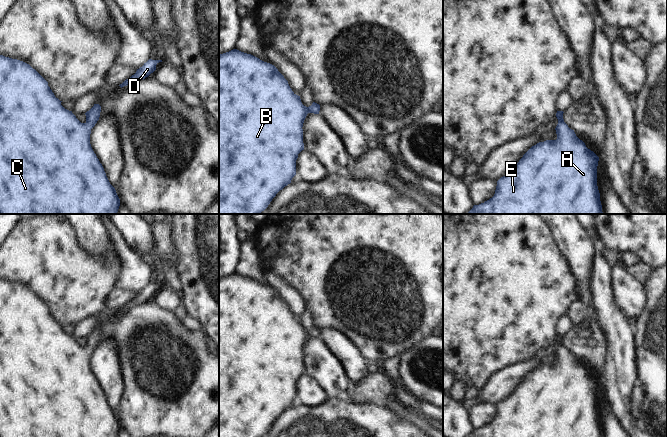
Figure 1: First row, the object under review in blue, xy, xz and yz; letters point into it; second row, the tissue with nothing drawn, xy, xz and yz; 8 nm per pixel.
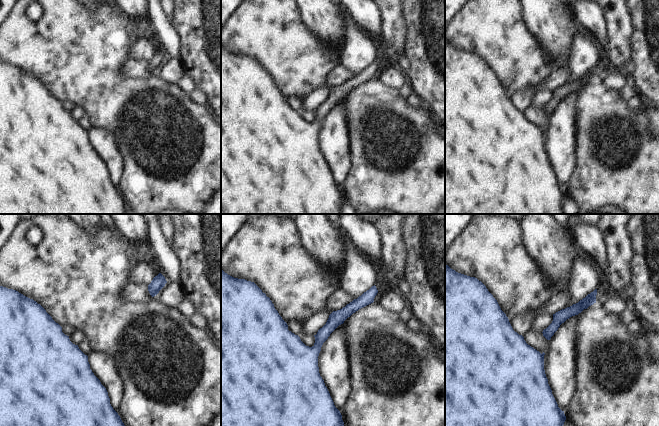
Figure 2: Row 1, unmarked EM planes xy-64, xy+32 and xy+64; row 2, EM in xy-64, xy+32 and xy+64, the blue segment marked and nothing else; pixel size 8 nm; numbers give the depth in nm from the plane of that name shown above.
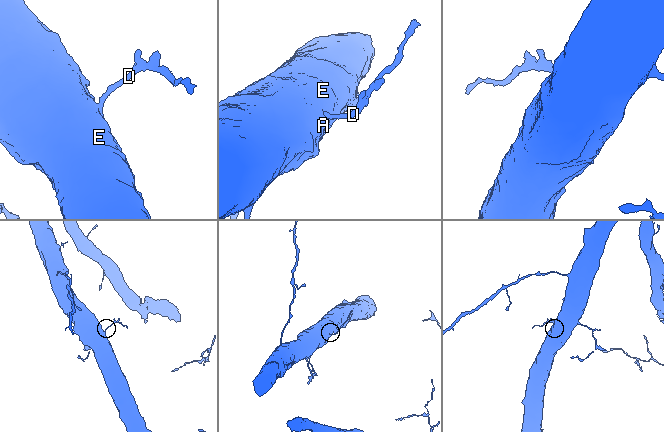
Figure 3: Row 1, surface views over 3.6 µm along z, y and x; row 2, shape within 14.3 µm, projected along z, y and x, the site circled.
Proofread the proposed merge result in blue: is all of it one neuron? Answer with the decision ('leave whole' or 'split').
leave whole

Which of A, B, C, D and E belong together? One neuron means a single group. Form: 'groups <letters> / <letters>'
groups A B C D E

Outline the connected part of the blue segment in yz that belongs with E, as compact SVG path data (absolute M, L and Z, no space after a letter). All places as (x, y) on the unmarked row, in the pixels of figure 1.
M557 335L557 363L532 370L511 395L497 405L492 422L468 437L603 437L597 410L599 381L580 364Z

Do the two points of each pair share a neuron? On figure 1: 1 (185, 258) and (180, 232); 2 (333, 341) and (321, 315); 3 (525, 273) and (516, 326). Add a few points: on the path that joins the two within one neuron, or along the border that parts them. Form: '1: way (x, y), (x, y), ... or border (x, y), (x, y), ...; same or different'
1: way (185, 252), (185, 238); same
2: border (320, 328), (338, 329), (347, 338); different
3: way (516, 286), (516, 313); same

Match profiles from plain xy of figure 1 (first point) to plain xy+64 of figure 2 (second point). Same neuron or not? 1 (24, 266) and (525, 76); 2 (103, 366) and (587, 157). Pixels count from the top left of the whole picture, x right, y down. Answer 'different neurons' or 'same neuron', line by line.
1: same neuron
2: different neurons

